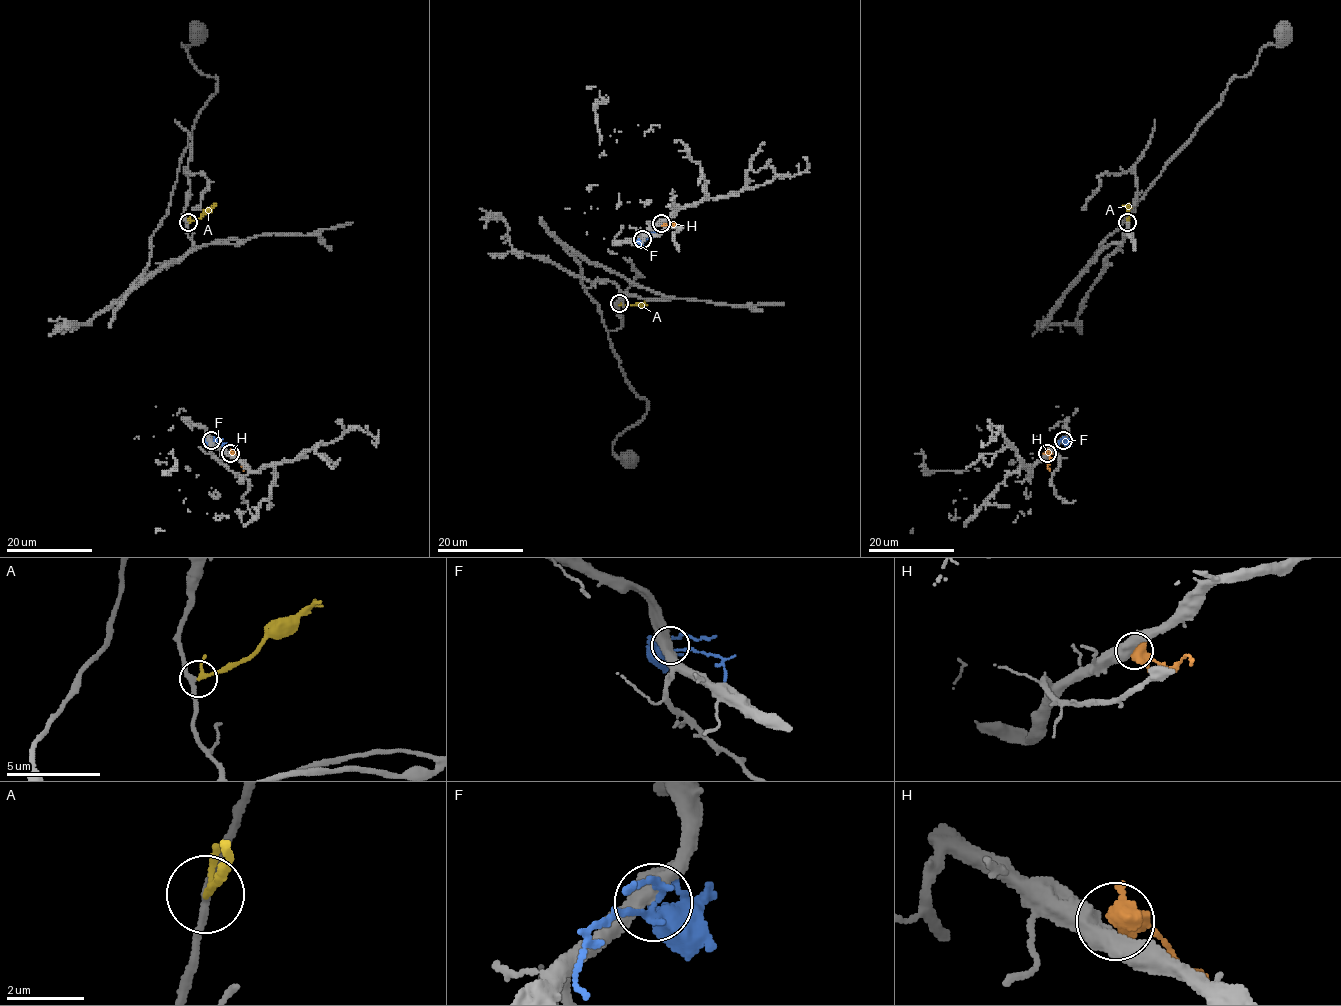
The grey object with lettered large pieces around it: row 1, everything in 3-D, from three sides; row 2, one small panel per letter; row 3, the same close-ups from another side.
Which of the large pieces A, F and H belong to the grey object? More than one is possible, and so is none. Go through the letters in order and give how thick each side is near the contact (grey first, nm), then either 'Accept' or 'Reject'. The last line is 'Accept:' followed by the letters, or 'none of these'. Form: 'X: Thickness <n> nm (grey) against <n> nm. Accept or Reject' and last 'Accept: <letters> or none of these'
A: Thickness 200 nm (grey) against 150 nm. Accept
F: Thickness 500 nm (grey) against 280 nm. Reject
H: Thickness 550 nm (grey) against 500 nm. Reject
Accept: A

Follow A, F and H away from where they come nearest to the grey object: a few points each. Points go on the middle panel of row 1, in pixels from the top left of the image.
A: (619, 303), (643, 304), (647, 299)
F: (642, 239), (655, 231)
H: (661, 223), (675, 226)

